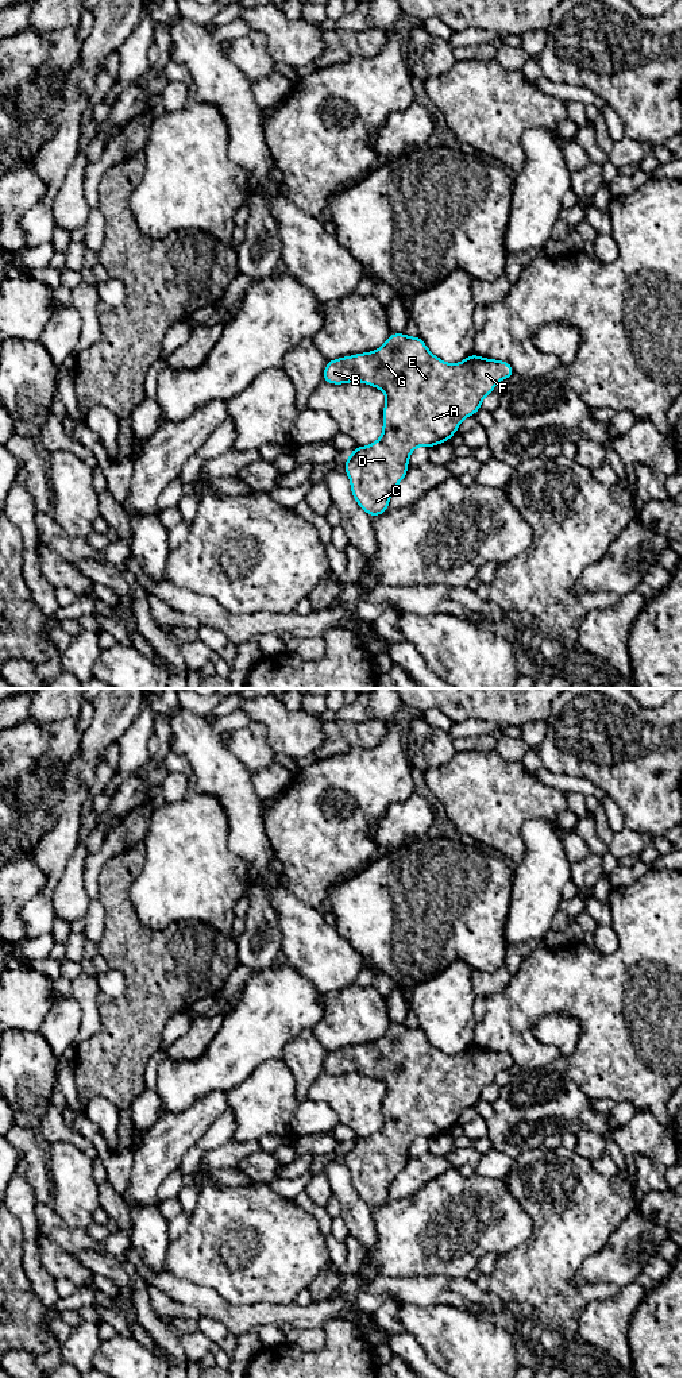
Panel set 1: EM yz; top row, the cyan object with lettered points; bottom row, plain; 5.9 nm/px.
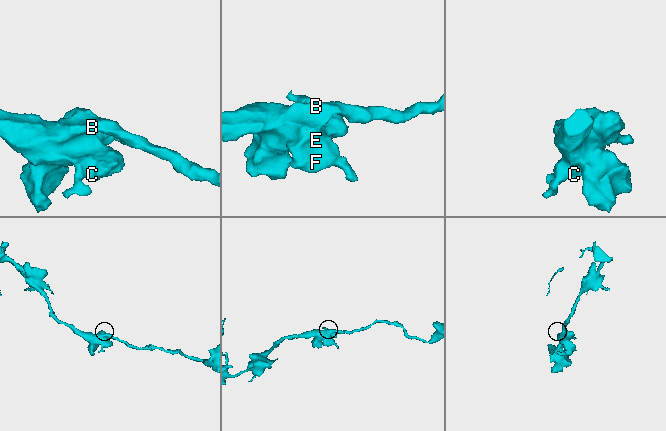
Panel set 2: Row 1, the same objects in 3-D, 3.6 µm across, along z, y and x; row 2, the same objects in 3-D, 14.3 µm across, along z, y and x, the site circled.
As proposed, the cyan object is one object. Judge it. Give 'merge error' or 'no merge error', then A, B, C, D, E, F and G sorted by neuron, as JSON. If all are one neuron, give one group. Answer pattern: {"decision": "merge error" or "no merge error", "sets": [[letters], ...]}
{"decision": "no merge error", "sets": [["A", "B", "C", "D", "E", "F", "G"]]}

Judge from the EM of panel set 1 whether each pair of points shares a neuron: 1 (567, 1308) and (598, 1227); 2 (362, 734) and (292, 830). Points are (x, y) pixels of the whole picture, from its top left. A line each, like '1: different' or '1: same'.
1: same
2: different

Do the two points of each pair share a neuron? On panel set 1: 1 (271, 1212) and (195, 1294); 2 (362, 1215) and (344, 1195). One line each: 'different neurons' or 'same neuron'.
1: different neurons
2: same neuron

